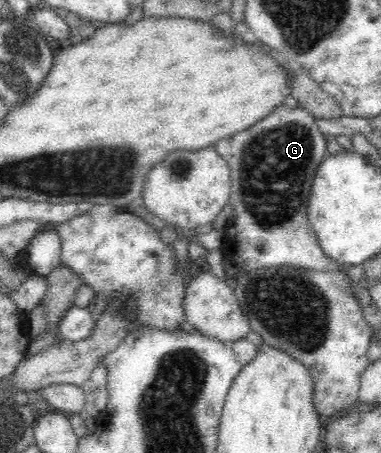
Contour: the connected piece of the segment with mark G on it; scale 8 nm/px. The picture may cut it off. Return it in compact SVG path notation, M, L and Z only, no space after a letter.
M280 105L256 124L251 124L248 128L214 145L216 153L229 167L232 184L229 203L234 209L234 214L224 228L225 238L222 246L224 257L232 258L236 266L241 266L248 272L272 267L292 267L325 274L345 272L337 260L330 258L322 250L318 237L309 224L310 190L318 166L326 156L328 139L316 127L316 121L310 112L298 106L288 108Z

